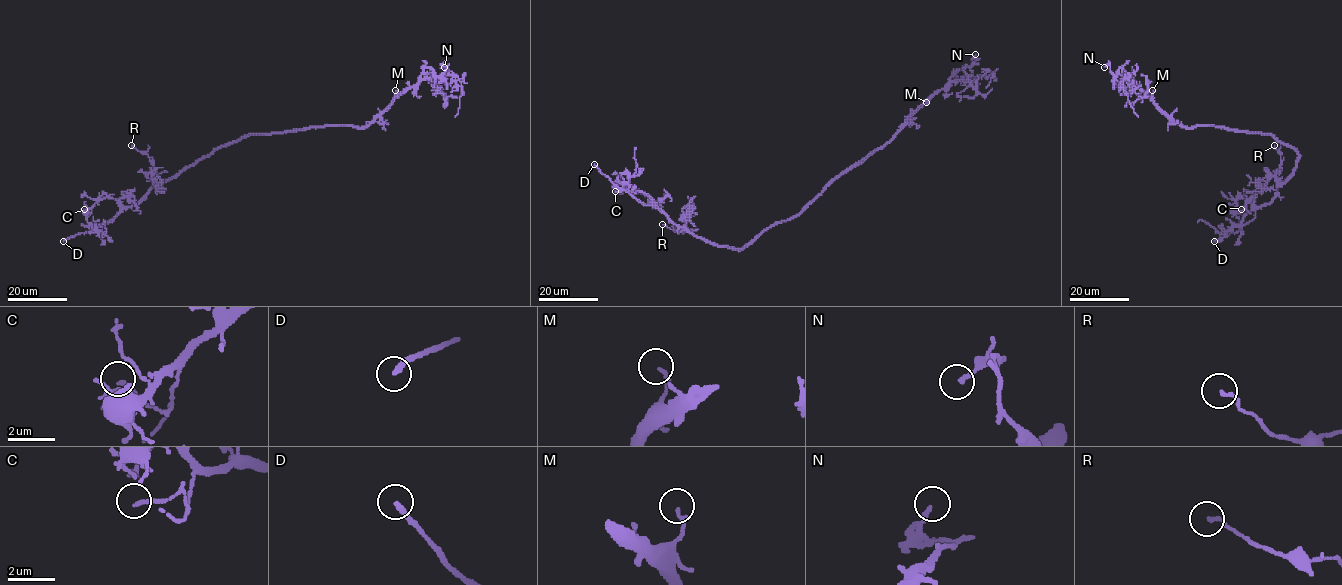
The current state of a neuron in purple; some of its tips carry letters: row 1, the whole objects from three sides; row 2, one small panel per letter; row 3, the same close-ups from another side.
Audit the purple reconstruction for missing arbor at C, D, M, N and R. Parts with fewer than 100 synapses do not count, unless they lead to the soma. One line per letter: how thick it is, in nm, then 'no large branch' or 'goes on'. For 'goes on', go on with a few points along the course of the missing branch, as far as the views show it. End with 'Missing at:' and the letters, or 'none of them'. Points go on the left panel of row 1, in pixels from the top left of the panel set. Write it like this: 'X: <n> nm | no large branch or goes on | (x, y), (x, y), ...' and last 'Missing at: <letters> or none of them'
C: 140 nm | no large branch
D: 240 nm | goes on | (63, 241), (53, 250), (14, 248), (6, 252)
M: 140 nm | no large branch
N: 160 nm | no large branch
R: 120 nm | no large branch
Missing at: D

